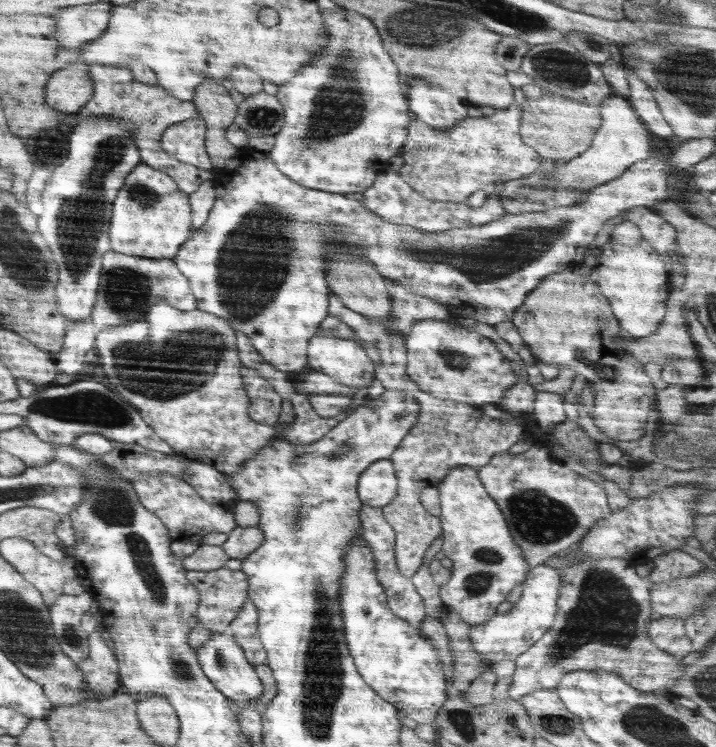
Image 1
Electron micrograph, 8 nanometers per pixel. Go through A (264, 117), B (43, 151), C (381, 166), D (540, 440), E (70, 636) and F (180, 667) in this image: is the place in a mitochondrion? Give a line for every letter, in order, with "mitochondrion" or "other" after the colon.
A: mitochondrion
B: mitochondrion
C: other
D: other
E: mitochondrion
F: mitochondrion

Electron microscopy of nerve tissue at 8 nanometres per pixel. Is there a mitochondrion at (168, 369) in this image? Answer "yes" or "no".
yes

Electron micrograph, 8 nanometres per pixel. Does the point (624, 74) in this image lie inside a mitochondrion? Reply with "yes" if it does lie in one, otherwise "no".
no

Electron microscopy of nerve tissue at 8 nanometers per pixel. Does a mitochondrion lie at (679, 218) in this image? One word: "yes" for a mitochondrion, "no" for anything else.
no

